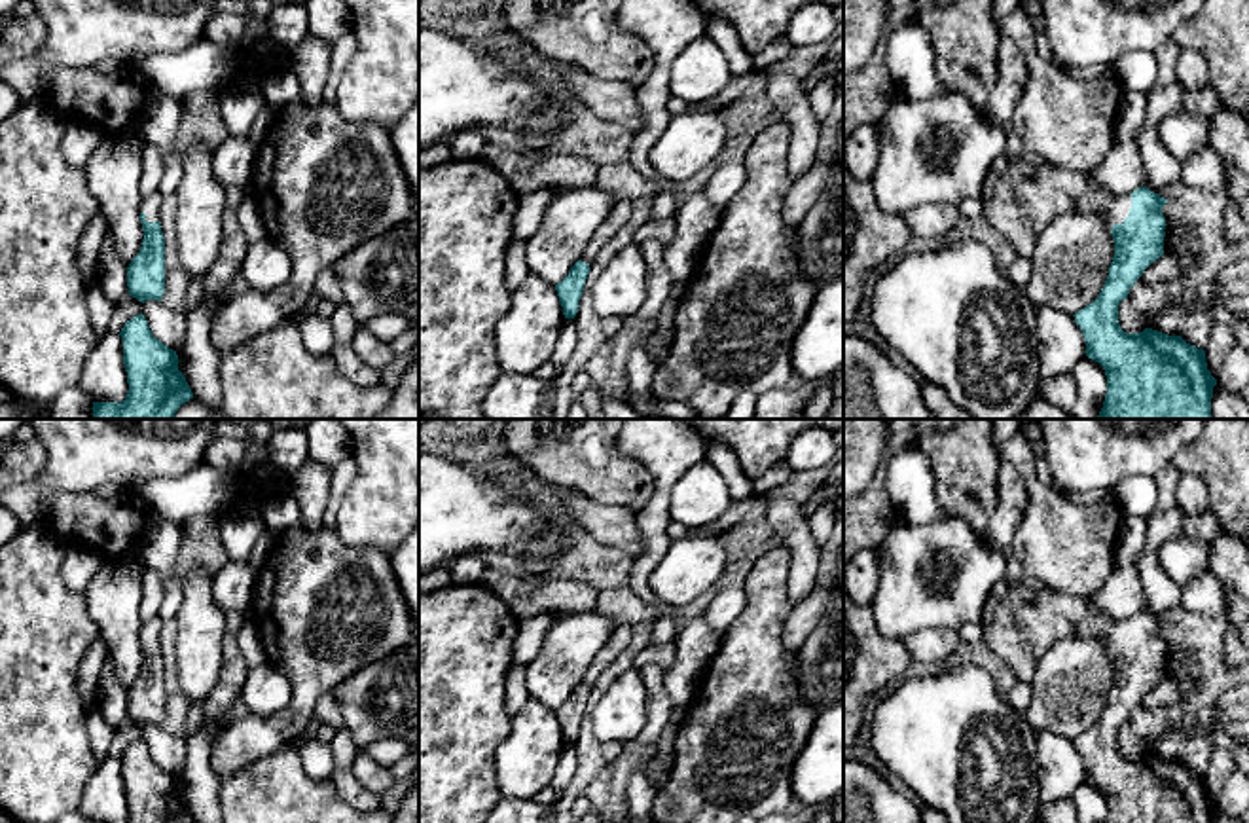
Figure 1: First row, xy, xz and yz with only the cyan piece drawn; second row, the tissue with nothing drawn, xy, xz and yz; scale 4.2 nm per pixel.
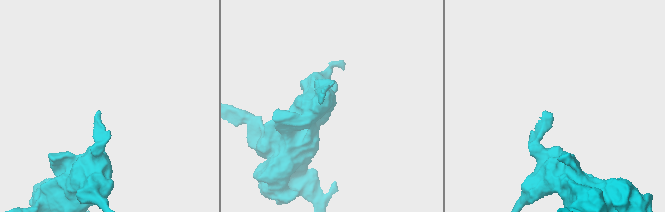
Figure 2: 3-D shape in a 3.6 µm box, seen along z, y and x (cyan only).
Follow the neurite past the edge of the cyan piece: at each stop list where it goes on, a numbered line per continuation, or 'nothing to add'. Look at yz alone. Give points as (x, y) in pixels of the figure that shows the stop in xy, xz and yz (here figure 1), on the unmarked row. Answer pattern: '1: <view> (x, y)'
1: yz (1043, 617)

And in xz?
1: xz (620, 636)

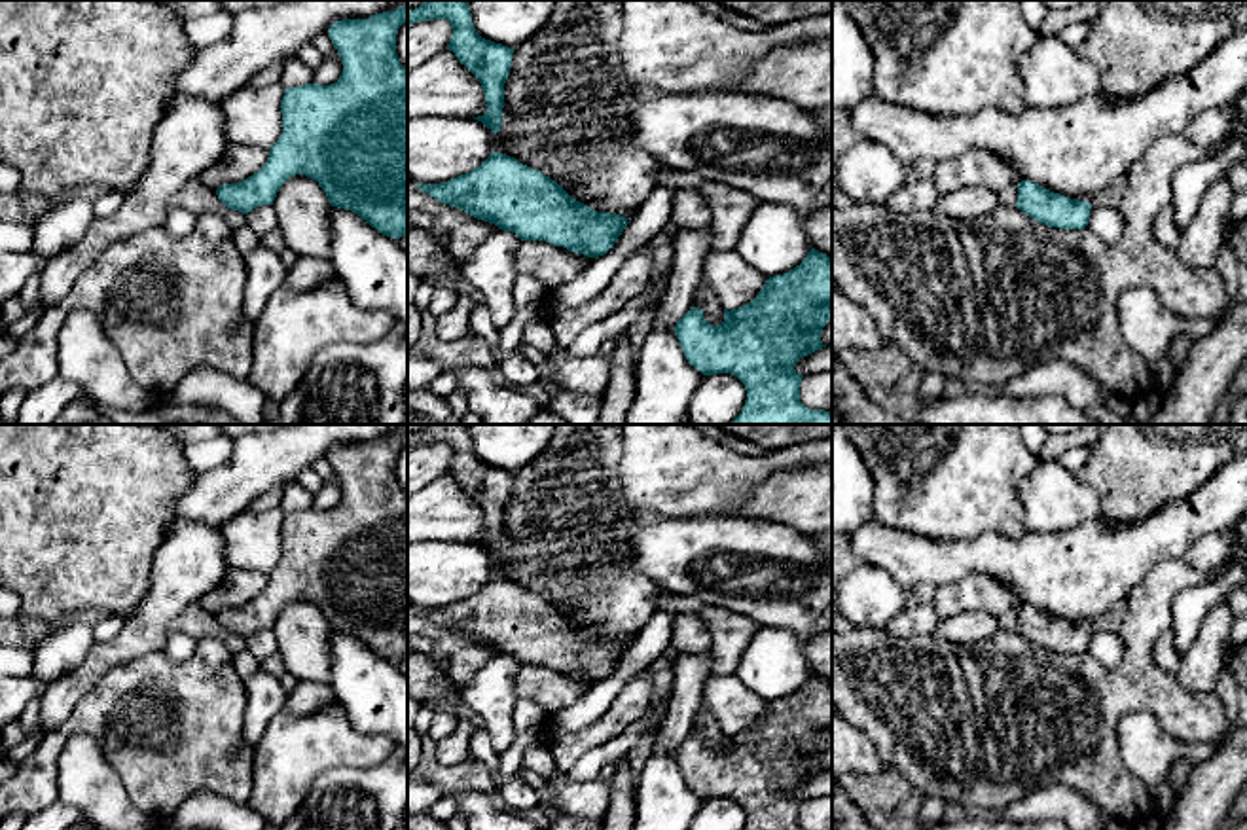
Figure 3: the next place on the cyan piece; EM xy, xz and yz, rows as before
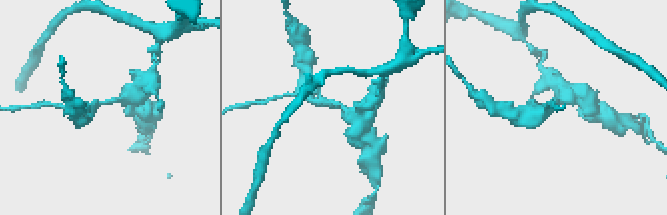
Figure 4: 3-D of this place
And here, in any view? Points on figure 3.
nothing to add

